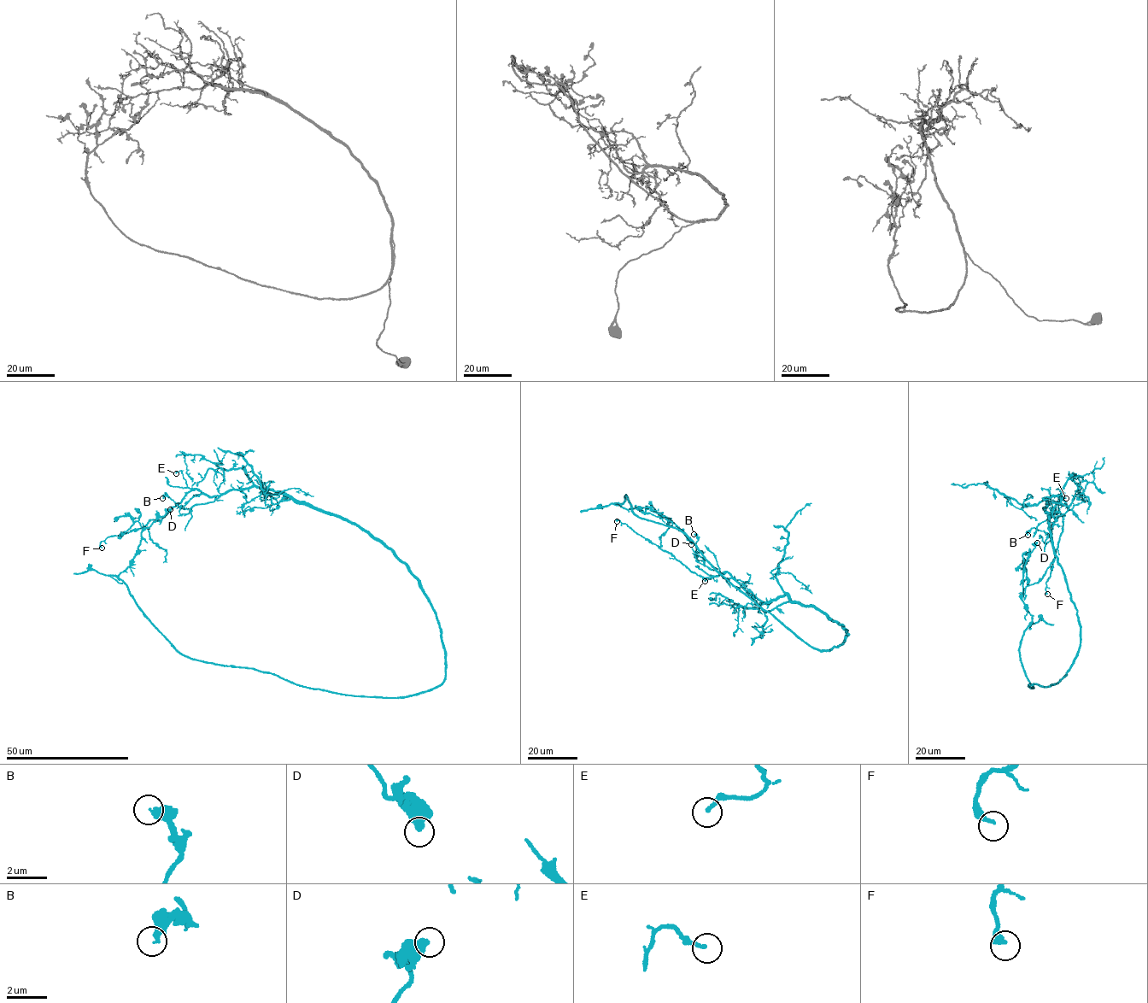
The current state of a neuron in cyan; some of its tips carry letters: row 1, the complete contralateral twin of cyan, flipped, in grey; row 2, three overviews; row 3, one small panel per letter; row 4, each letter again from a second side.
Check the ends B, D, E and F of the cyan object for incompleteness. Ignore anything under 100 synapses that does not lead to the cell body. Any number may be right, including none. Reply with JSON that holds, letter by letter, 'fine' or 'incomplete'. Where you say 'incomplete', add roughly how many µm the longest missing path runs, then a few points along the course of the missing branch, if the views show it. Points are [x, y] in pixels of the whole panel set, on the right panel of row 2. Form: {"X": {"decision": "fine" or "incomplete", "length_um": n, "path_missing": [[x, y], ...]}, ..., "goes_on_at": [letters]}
{"B": {"decision": "fine"}, "D": {"decision": "fine"}, "E": {"decision": "fine"}, "F": {"decision": "fine"}, "goes_on_at": []}

